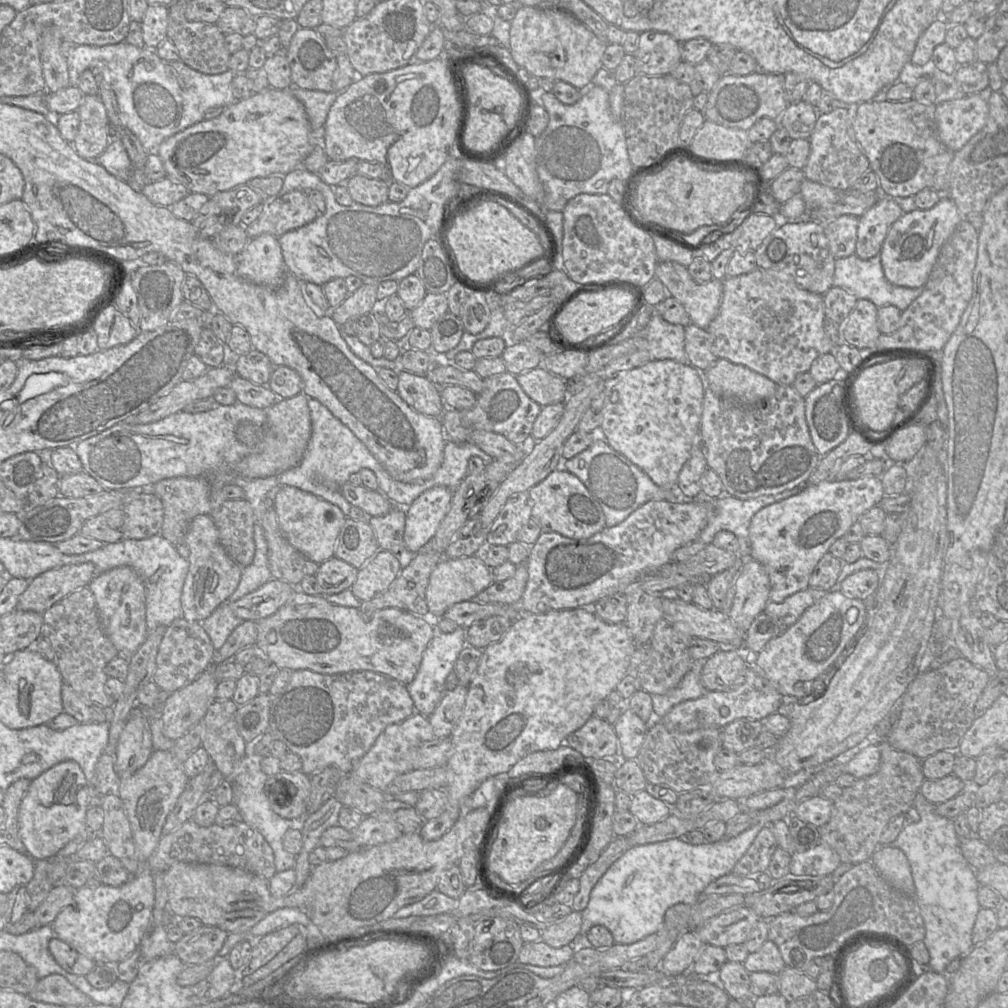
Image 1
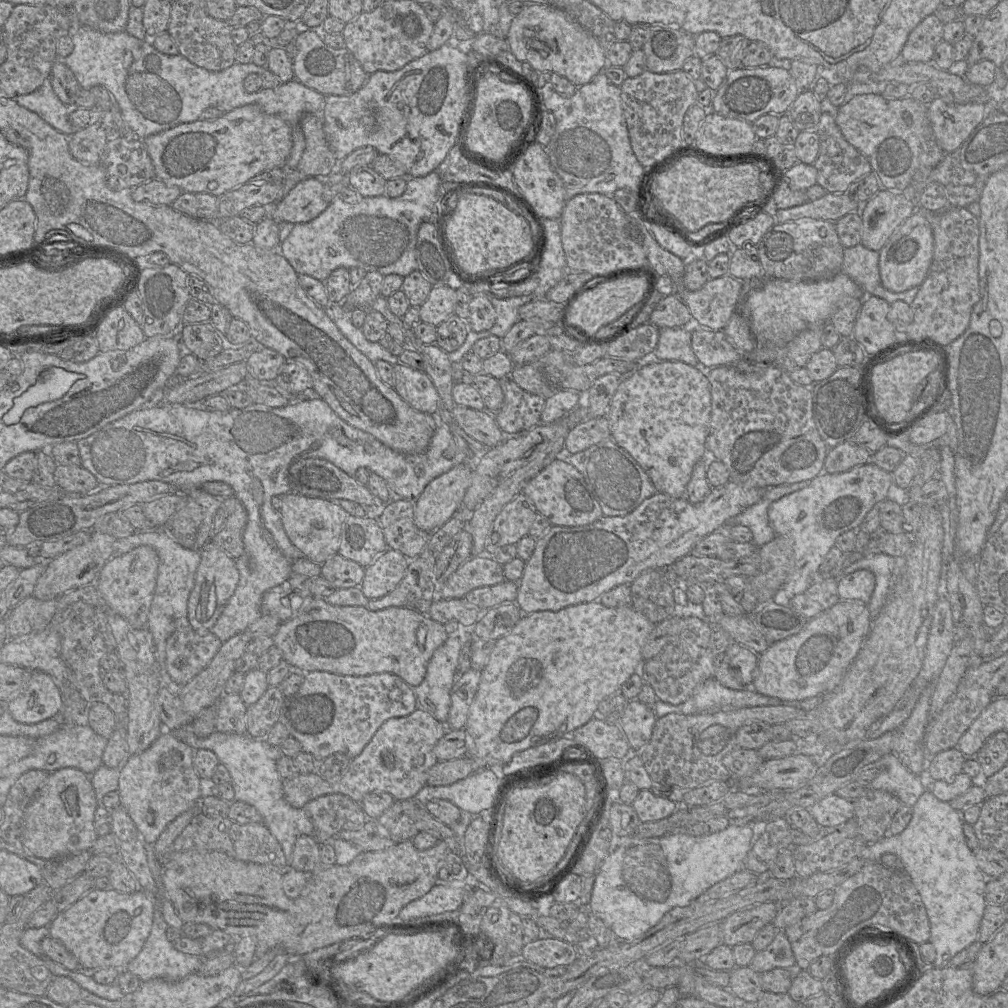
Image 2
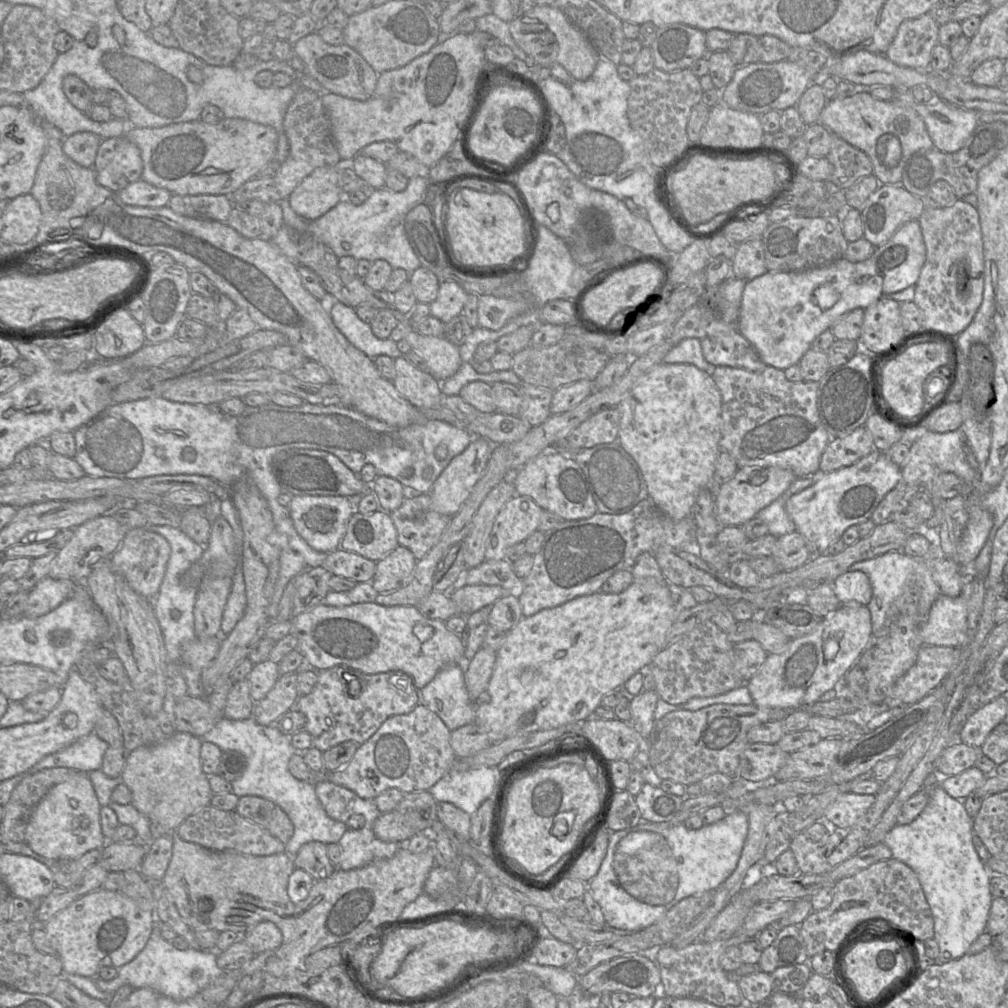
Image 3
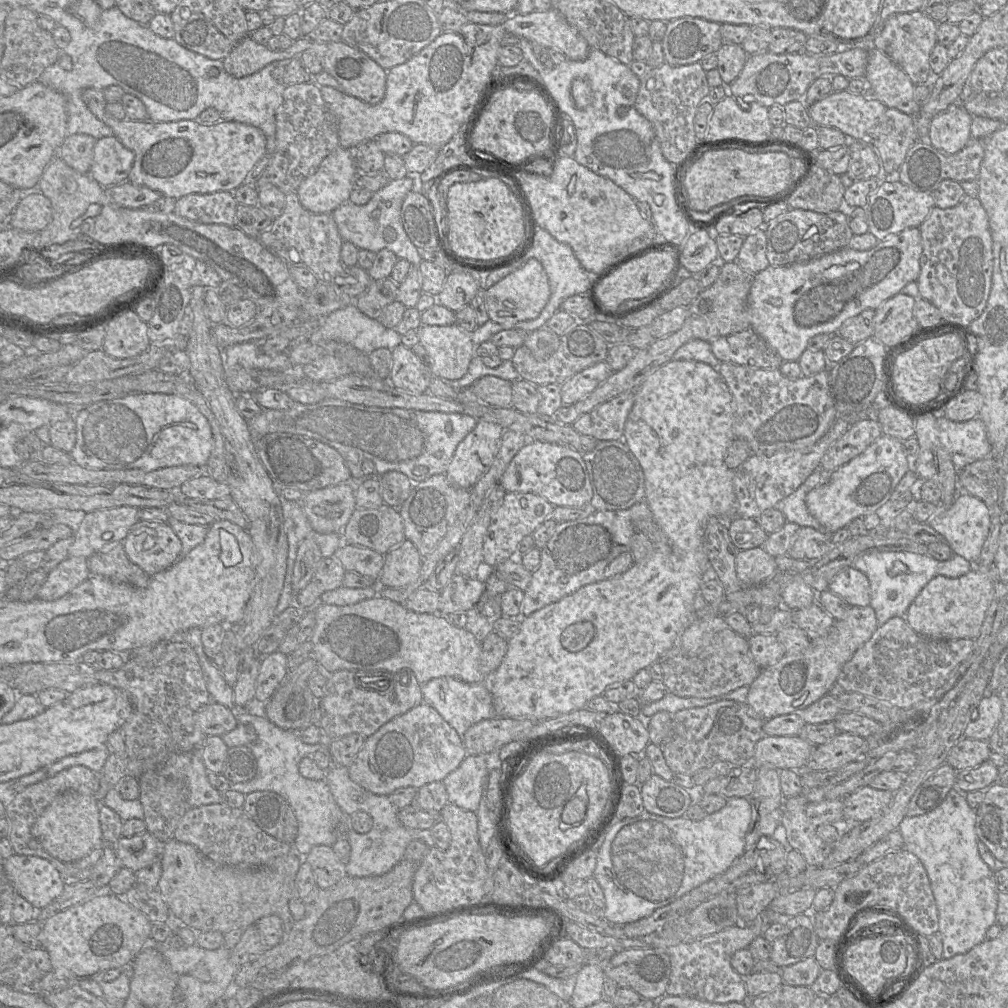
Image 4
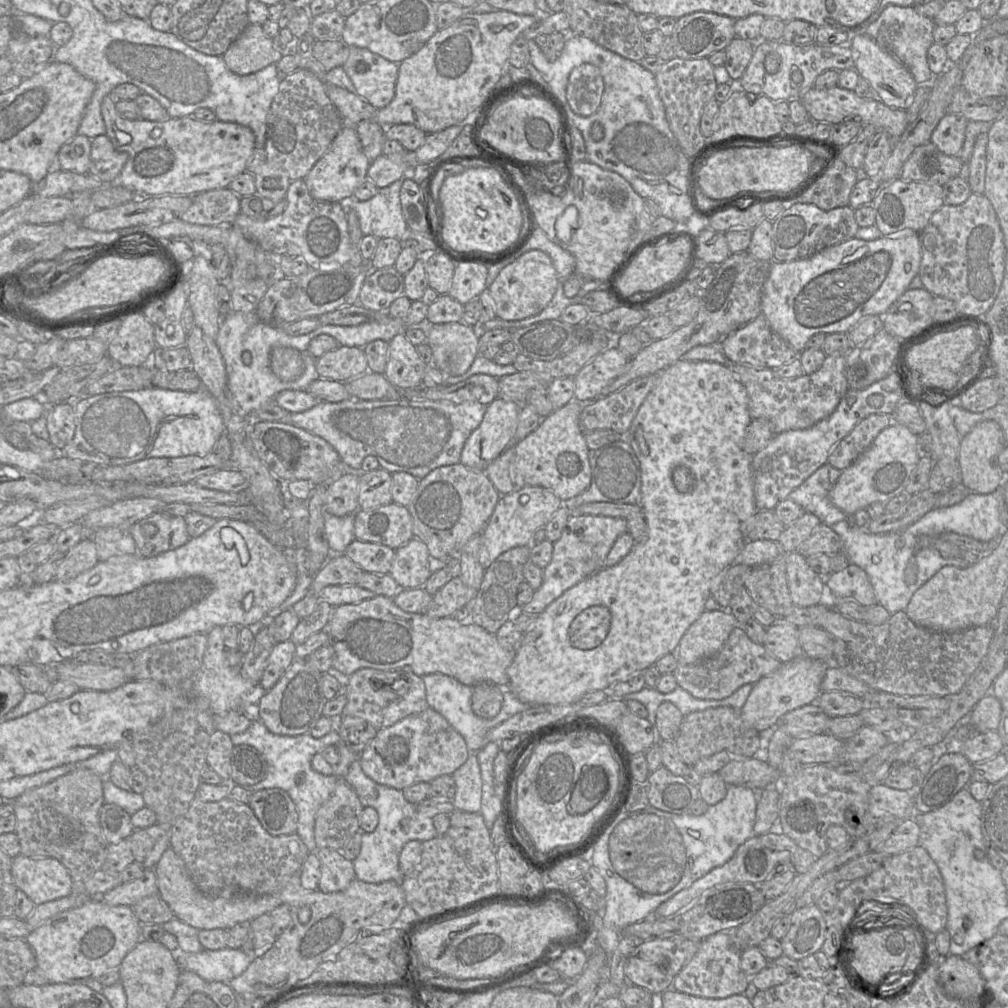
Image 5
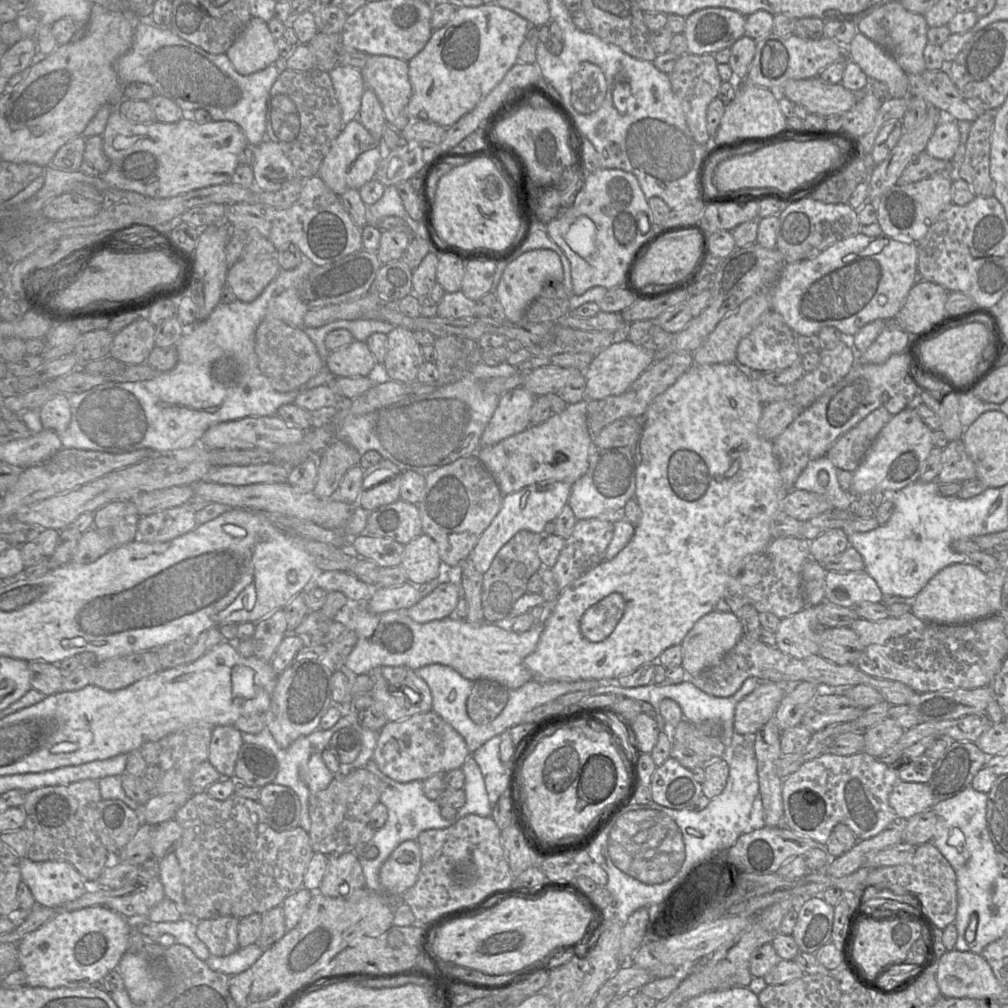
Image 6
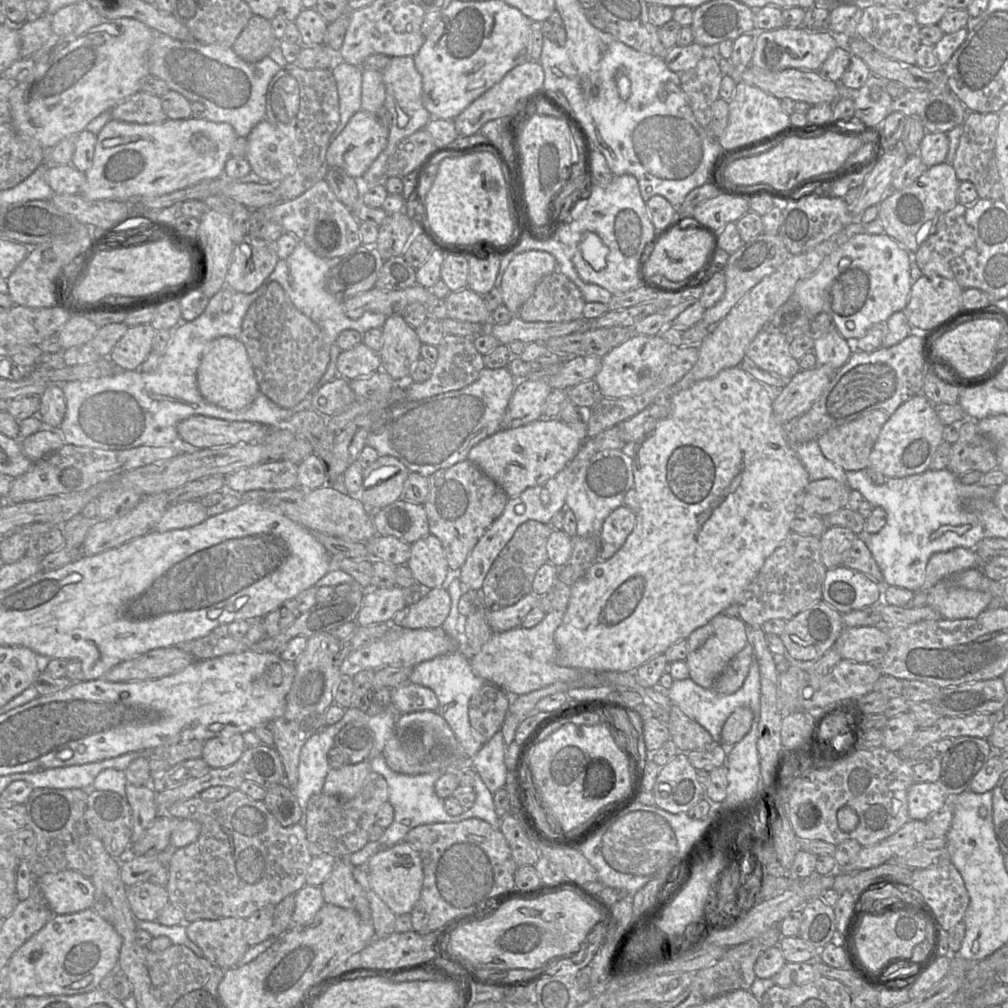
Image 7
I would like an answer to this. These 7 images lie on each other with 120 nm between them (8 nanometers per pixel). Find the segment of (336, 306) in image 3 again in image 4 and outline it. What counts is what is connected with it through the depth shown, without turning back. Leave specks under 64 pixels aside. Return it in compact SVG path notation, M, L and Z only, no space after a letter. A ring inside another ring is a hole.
M355 303L338 309L321 319L321 325L311 334L309 341L325 347L330 341L342 341L368 355L379 348L394 349L401 344L402 336L393 328L385 327L378 319L361 312Z

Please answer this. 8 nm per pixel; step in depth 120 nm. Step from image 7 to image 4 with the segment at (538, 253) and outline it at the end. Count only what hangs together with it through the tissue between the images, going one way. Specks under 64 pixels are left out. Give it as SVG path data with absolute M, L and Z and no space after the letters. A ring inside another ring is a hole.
M530 258L520 268L486 290L489 318L500 324L534 320L548 303L550 294L549 280L542 264L537 259Z

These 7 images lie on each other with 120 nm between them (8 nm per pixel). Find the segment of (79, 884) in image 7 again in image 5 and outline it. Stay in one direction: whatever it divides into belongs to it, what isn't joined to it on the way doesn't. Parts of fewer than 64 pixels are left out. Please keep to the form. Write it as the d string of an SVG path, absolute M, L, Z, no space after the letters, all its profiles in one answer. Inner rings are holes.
M19 854L12 860L11 873L17 889L23 891L35 906L74 893L74 882L68 870L55 858L30 858Z

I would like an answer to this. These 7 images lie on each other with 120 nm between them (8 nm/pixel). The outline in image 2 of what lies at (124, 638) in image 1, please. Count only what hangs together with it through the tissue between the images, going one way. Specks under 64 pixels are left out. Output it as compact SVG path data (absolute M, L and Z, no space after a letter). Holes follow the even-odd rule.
M141 545L125 554L110 558L93 584L108 610L126 619L135 629L145 628L156 588L158 566L156 550L151 546Z

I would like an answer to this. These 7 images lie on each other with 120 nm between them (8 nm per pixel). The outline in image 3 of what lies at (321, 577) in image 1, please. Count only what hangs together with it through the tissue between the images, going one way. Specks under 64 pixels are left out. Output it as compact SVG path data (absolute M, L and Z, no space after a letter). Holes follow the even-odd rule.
M340 547L327 554L321 566L332 575L352 580L355 583L371 582L376 571L376 562Z

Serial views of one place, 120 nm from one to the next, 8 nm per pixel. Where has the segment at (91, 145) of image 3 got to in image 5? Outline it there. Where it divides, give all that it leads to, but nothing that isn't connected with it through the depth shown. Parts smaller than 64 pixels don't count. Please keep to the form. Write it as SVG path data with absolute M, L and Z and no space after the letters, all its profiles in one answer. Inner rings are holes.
M75 135L57 153L61 170L86 174L89 171L91 139L85 135Z

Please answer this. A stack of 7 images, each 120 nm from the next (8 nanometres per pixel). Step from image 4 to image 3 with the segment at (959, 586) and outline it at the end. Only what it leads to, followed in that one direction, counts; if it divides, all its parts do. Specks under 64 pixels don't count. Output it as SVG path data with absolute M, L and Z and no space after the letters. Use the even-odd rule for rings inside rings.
M940 595L933 603L928 617L919 624L924 644L963 648L968 644L967 603L960 595Z

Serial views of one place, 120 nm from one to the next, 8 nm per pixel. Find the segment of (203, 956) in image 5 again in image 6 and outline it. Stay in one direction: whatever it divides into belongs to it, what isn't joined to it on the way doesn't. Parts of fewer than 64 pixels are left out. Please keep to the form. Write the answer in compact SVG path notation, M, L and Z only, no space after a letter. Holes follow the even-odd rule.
M254 943L244 948L239 948L225 957L210 955L205 960L205 963L213 971L234 976L249 969L260 958L262 953L263 950Z

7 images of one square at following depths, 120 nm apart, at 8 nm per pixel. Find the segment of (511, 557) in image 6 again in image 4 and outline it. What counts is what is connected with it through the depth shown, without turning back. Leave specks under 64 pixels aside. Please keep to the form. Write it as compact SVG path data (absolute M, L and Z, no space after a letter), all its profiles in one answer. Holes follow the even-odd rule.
M494 570L488 574L484 584L485 589L479 601L466 612L465 629L480 643L493 632L495 622L503 617L502 597L510 588Z

